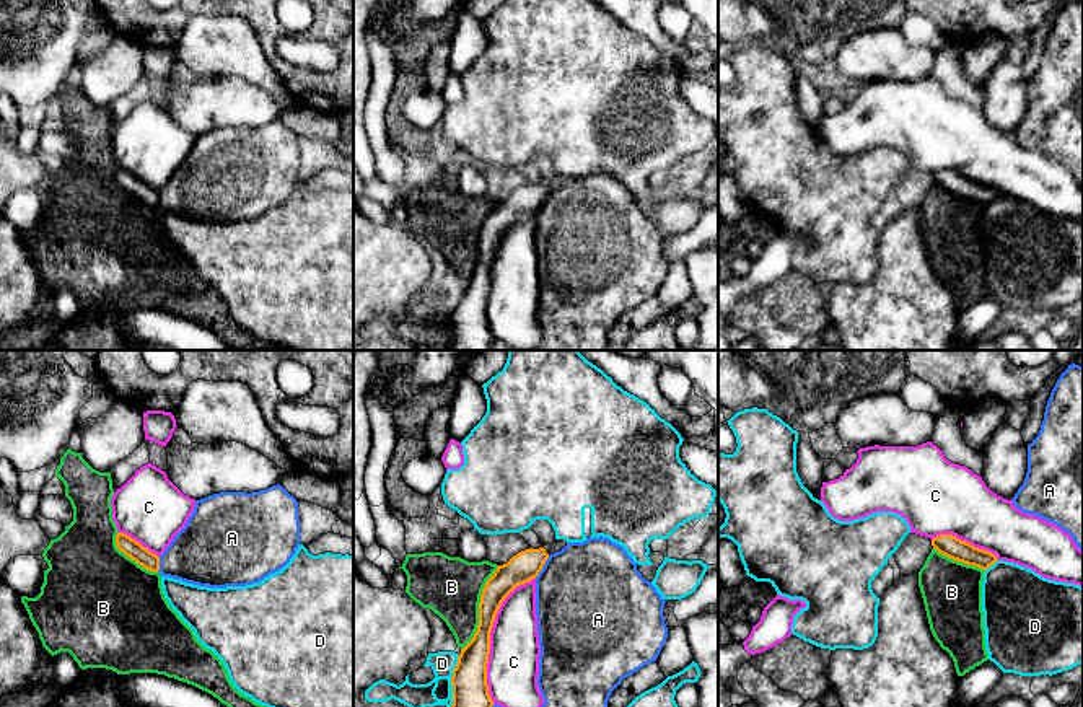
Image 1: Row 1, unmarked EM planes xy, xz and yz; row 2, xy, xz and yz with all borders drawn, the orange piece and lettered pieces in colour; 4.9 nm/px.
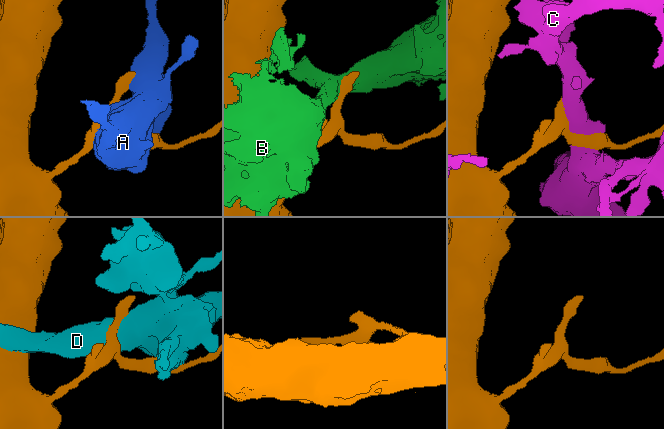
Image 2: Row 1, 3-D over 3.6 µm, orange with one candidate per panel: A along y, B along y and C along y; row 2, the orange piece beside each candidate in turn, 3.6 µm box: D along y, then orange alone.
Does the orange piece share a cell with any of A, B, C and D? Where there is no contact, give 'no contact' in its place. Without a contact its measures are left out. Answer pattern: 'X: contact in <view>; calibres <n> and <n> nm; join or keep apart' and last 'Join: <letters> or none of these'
A: contact in xz; calibres 150 and 500 nm; keep apart
B: contact in xz; calibres 140 and 300 nm; keep apart
C: contact in xz; calibres 180 and 260 nm; keep apart
D: contact in xz; calibres 180 and 120 nm; keep apart
Join: none of these

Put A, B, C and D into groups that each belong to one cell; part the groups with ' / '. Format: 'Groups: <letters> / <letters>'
Groups: A / B / C / D

